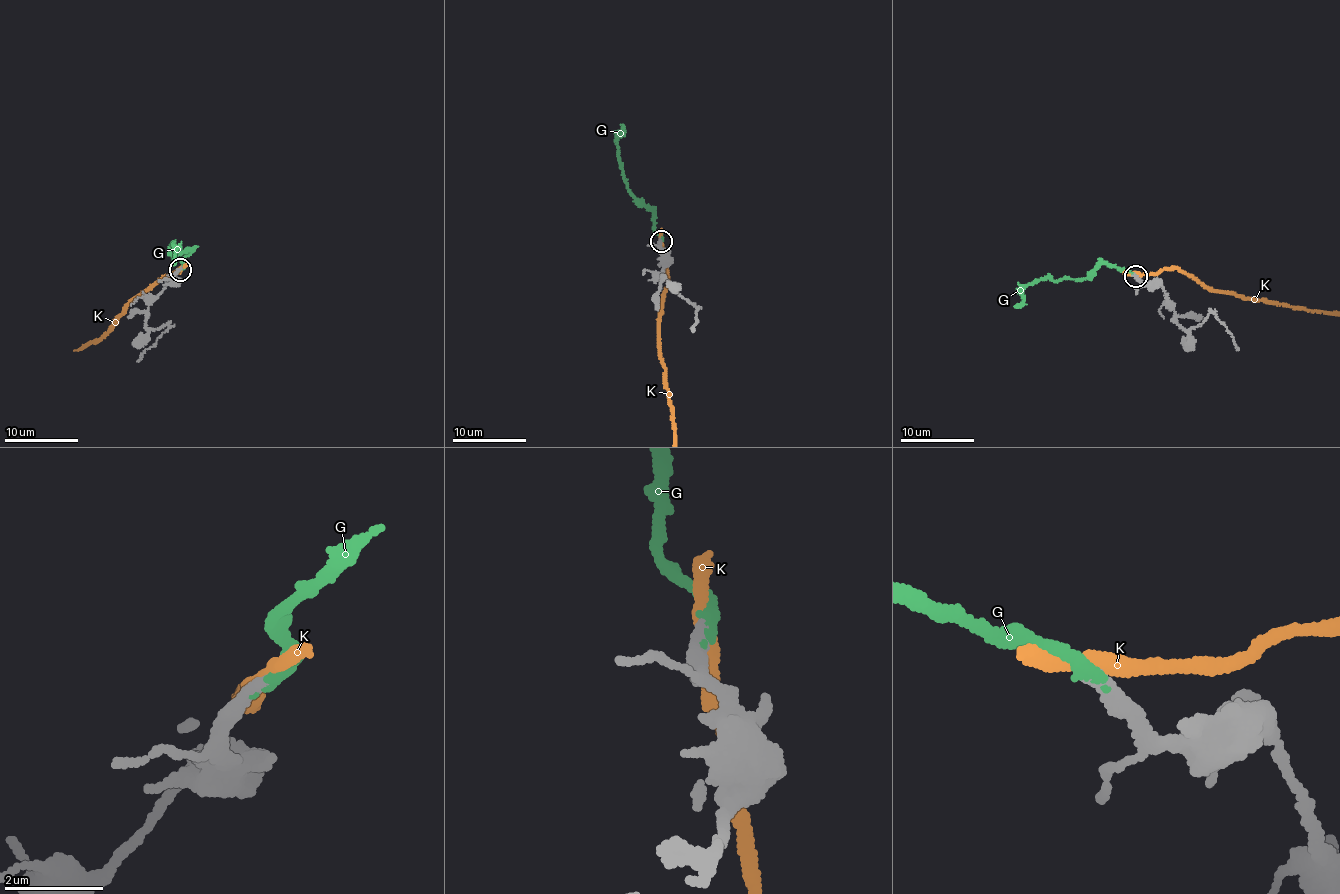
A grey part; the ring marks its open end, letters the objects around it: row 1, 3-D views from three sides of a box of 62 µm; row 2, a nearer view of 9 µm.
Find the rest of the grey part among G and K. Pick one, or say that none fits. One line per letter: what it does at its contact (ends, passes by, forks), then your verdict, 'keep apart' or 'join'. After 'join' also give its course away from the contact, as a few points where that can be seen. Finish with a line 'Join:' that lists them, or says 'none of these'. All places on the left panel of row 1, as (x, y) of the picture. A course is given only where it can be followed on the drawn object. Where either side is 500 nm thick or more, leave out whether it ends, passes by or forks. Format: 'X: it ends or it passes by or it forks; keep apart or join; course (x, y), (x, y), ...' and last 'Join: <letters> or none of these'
G: it ends; join; course (179, 269), (184, 265), (182, 258), (190, 251), (169, 251), (174, 241), (174, 263)
K: it passes by; keep apart
Join: G

